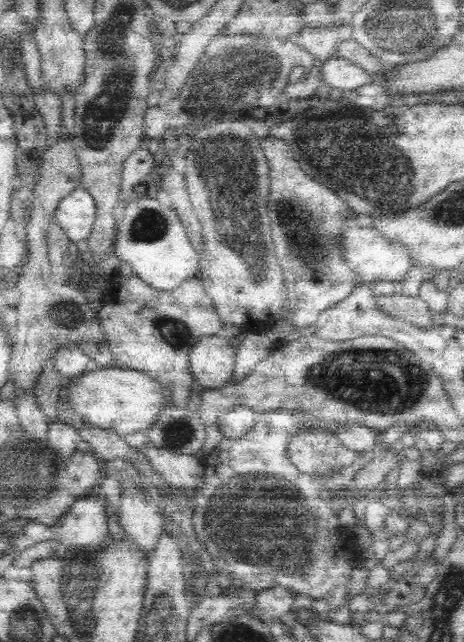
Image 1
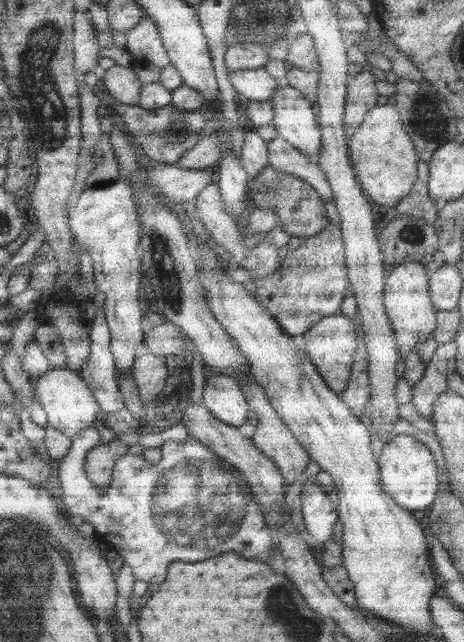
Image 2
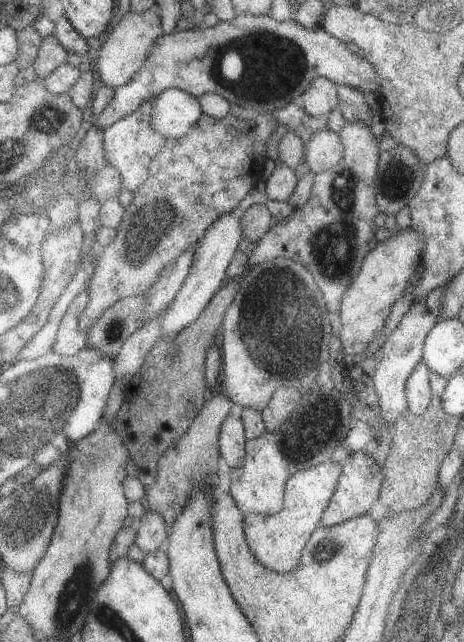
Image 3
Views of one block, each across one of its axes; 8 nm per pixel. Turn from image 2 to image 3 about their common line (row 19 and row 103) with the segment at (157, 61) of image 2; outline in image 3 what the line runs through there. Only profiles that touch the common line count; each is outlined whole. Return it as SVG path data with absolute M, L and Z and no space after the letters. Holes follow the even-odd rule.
M149 102L135 108L131 114L113 122L103 130L103 154L105 162L111 164L119 174L119 192L135 192L149 174L151 158L161 150L163 138L149 128Z

